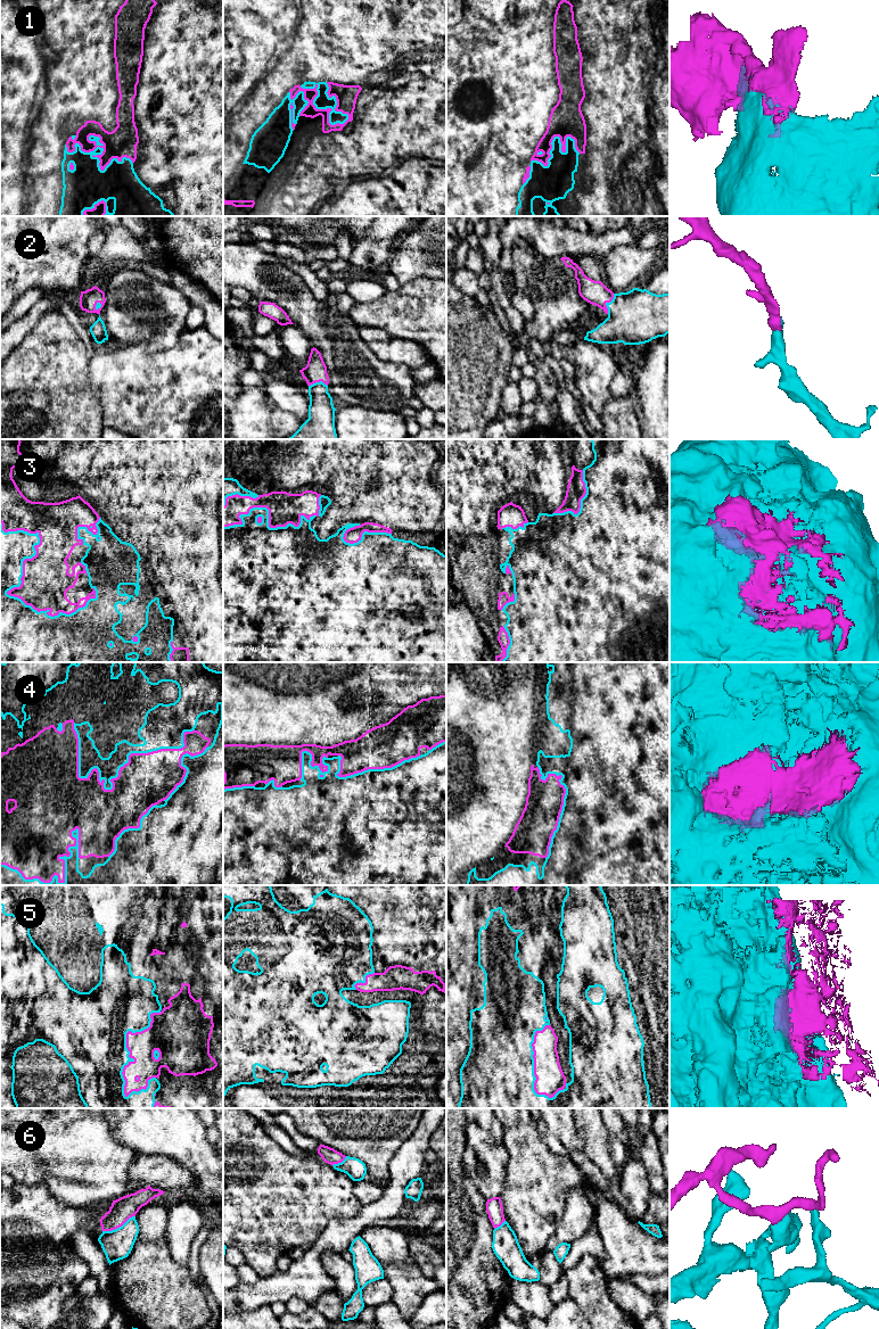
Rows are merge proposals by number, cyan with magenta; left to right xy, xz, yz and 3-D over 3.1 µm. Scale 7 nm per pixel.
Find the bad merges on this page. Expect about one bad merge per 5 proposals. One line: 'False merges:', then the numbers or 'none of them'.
False merges: 5, 6

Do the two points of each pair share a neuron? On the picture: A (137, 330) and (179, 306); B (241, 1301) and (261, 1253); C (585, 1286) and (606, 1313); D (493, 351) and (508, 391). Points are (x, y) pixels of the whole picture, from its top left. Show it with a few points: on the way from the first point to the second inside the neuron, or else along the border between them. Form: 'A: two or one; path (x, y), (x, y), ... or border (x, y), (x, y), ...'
A: one; path (148, 327), (158, 324), (167, 313)
B: two; border (276, 1270), (260, 1278)
C: one; path (590, 1293), (599, 1306)
D: two; border (509, 381), (502, 391), (500, 412)

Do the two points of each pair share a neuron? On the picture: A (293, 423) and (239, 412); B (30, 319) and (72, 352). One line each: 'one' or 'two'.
A: one
B: two

